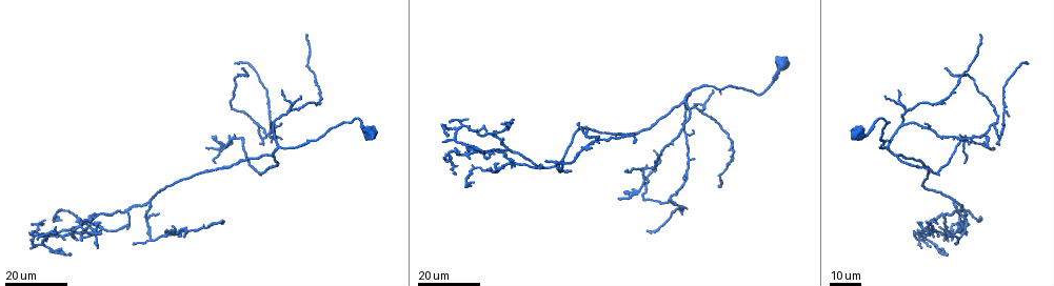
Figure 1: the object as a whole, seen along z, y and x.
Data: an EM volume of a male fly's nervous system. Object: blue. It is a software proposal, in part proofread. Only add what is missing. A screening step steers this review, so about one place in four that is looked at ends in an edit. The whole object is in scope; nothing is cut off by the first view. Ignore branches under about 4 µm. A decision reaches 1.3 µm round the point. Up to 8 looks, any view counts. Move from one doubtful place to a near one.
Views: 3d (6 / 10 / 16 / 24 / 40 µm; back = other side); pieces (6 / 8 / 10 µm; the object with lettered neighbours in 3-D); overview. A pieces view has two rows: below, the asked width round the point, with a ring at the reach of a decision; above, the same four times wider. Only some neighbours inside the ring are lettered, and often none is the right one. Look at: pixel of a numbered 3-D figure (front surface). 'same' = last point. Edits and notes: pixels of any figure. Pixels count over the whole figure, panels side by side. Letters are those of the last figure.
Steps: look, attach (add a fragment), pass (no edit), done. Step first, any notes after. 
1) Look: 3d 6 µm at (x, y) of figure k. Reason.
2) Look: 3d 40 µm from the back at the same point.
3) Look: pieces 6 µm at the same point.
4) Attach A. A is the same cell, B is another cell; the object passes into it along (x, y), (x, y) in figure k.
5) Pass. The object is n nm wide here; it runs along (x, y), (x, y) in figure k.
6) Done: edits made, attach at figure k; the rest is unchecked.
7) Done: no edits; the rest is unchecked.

Look: 3d 24 µm at (38, 237) of figure 1. Branch stops here.

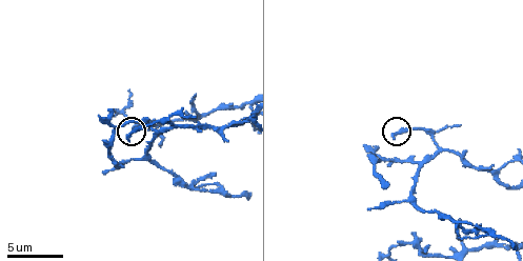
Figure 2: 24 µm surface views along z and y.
Look: pieces 8 µm at (128, 141) of figure 2.

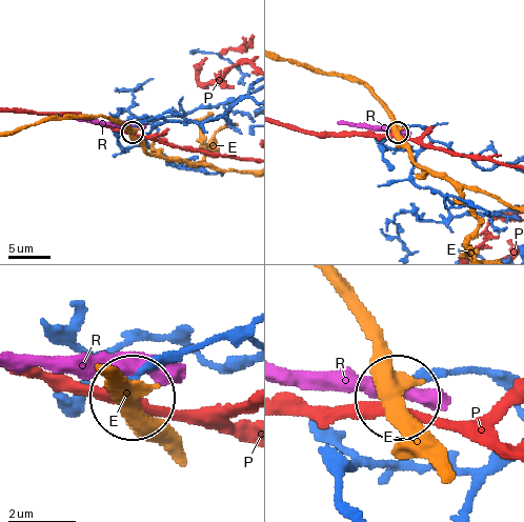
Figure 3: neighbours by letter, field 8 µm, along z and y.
Pass. E, P and R are other cells; it runs along (246, 338), (170, 353), (145, 375), (136, 398) in figure 3; no lettered fragment goes on from it.

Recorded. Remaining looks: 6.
Look: 3d 24 µm at (926, 236) of figure 1. Free end.

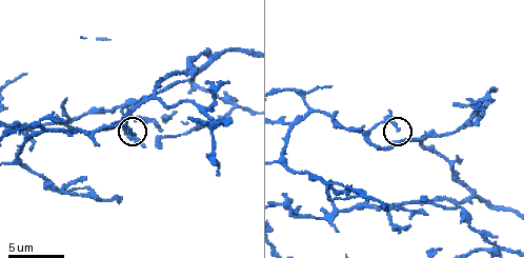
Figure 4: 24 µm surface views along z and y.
Look: pieces 8 µm at (131, 133) of figure 4. What lies round it.

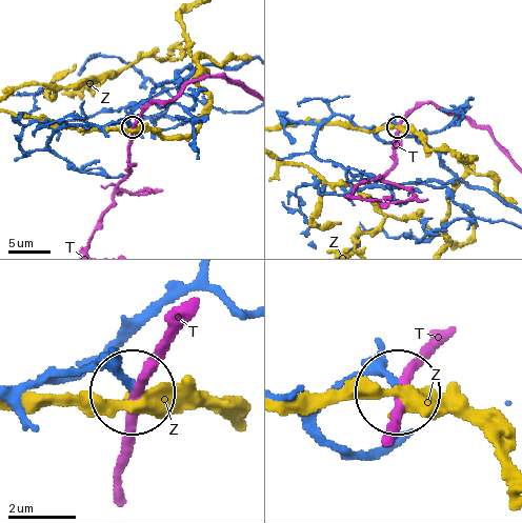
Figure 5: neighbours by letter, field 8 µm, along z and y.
Pass. T and Z are other cells; none of them fits.

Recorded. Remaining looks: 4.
Look: 3d 24 µm at (453, 175) of figure 1. End of a long branch.

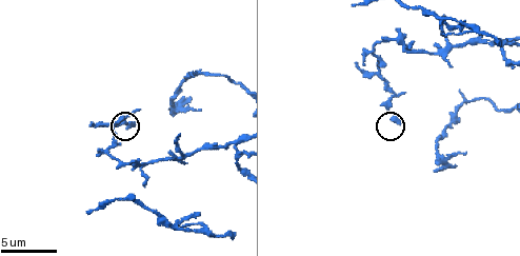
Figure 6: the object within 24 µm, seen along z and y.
Look: pieces 6 µm at (132, 124) of figure 6.

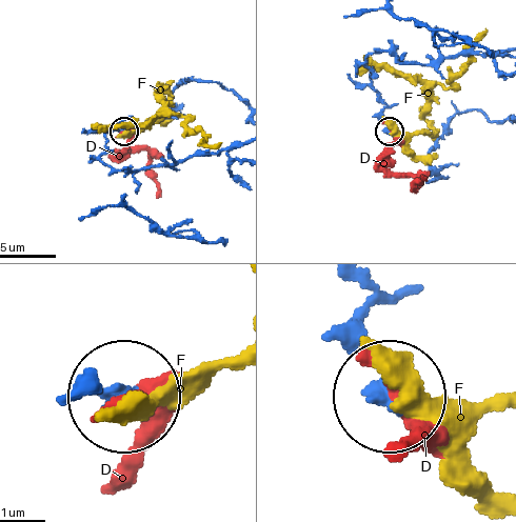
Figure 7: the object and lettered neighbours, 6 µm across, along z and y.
Pass. The object is 300 nm wide here; D and F are other cells; it runs along (360, 288), (353, 345), (382, 387) in figure 7; no lettered fragment goes on from it.

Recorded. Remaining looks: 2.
Look: 3d 6 µm at (426, 196) of figure 4. Stops while still wide.

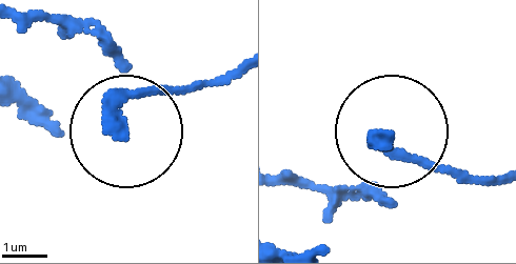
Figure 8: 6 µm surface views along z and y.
Look: pieces 10 µm at (388, 136) of figure 8.

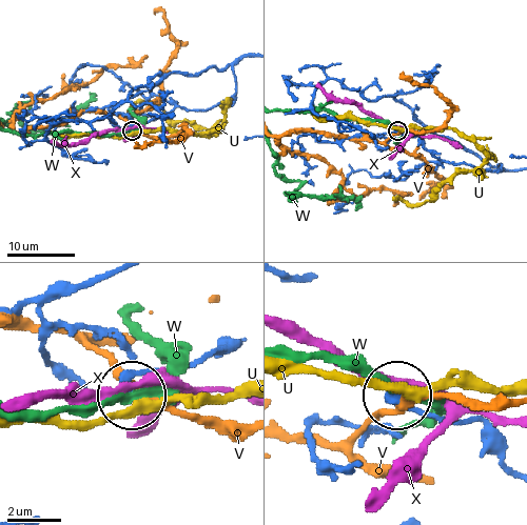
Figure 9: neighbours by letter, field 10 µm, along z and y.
Pass. The object is 300 nm wide here; U, V, W and X are other cells; no lettered fragment goes on from it.

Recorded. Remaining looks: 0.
Done: no edits; the rest is unchecked.

